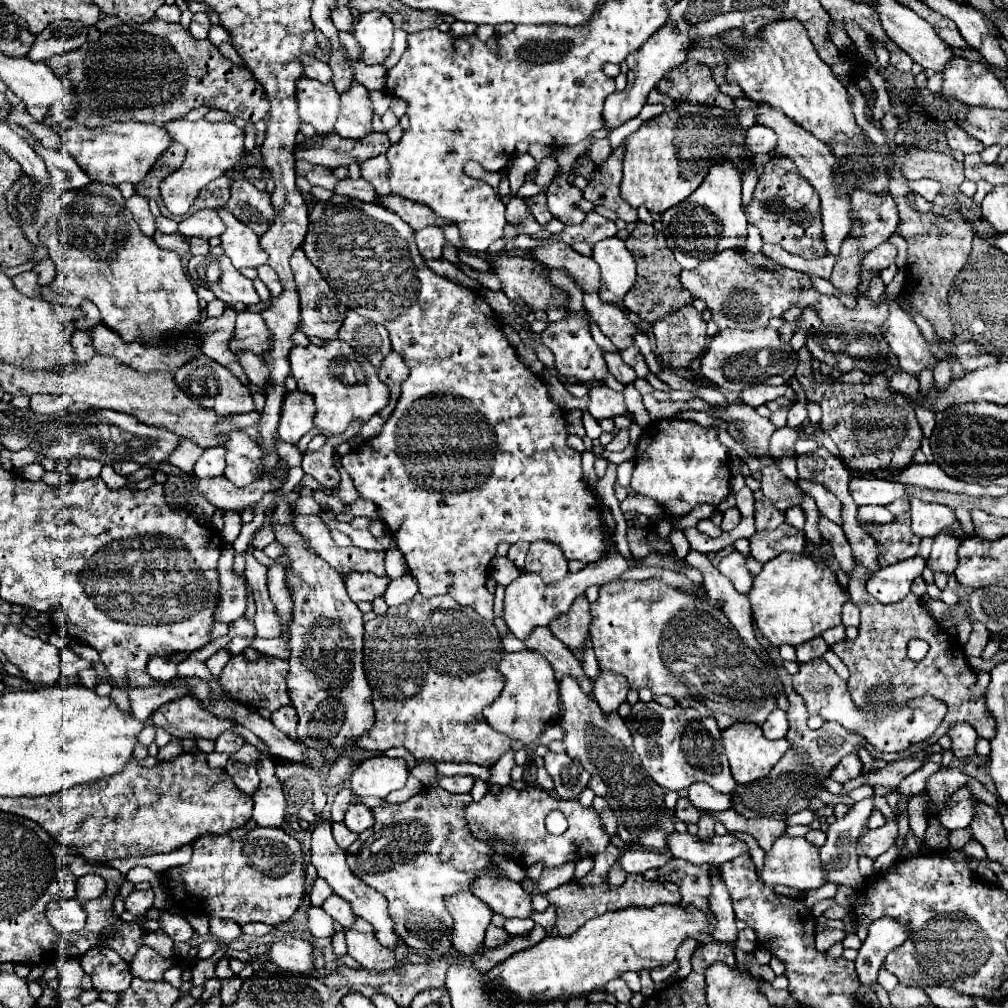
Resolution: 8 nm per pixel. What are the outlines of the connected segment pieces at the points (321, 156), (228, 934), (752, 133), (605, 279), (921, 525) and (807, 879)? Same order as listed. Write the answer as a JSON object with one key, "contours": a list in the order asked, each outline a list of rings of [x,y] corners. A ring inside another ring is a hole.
{"contours":[[[[382,133],[366,135],[364,141],[344,139],[340,135],[314,135],[310,141],[296,147],[294,157],[304,159],[316,165],[326,165],[330,169],[338,165],[350,165],[350,163],[364,163],[366,159],[372,159],[380,153],[386,153],[390,147],[390,141]]],[[[210,919],[210,933],[218,941],[230,943],[242,933],[242,927],[238,923],[232,923],[230,919]]],[[[754,125],[748,129],[748,145],[750,151],[756,153],[768,153],[772,149],[776,149],[776,133],[764,125]]],[[[610,237],[598,241],[594,245],[592,259],[600,265],[602,285],[600,285],[600,299],[604,303],[618,303],[624,299],[628,289],[634,285],[636,279],[636,263],[626,249],[624,241],[618,237]]],[[[912,499],[910,507],[912,507],[912,533],[918,535],[920,539],[936,537],[940,531],[948,531],[950,535],[956,535],[956,539],[960,541],[970,537],[960,527],[950,507],[936,503],[922,503],[920,499]]],[[[788,835],[778,837],[774,841],[772,849],[766,853],[764,869],[762,869],[762,881],[770,887],[786,885],[786,887],[796,887],[800,891],[822,887],[826,883],[826,879],[824,879],[824,867],[820,863],[818,847],[808,843],[804,837],[788,837]]]]}

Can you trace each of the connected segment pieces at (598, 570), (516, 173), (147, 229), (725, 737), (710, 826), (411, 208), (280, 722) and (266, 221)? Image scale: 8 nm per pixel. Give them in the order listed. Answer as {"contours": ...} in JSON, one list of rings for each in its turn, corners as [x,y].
{"contours":[[[[612,543],[612,551],[610,551],[608,557],[604,557],[604,559],[600,559],[596,563],[586,565],[578,573],[570,573],[566,579],[562,579],[556,585],[544,585],[542,579],[540,579],[540,575],[524,573],[524,575],[520,575],[518,579],[514,579],[506,587],[506,597],[504,597],[504,611],[506,611],[506,615],[504,615],[504,621],[508,623],[512,635],[518,637],[520,641],[524,641],[524,639],[528,639],[528,635],[532,633],[534,627],[548,627],[550,621],[556,619],[556,615],[562,615],[564,611],[568,611],[570,605],[572,605],[572,601],[576,597],[584,595],[584,591],[590,585],[602,587],[604,583],[618,579],[626,569],[628,569],[628,561],[616,551],[616,547]]],[[[514,153],[514,159],[508,167],[508,181],[512,187],[512,195],[524,185],[524,177],[528,171],[532,171],[536,167],[536,161],[530,153]]],[[[134,195],[126,201],[126,205],[128,205],[130,213],[134,215],[136,223],[140,225],[140,229],[144,231],[144,235],[152,237],[156,233],[156,225],[154,225],[154,215],[148,209],[148,199],[142,195]]],[[[736,723],[734,727],[728,727],[722,731],[722,741],[732,775],[738,783],[750,783],[766,777],[790,747],[786,739],[766,739],[762,729],[754,723]]],[[[704,815],[704,817],[700,817],[700,823],[698,823],[698,839],[706,841],[710,837],[714,837],[714,819]]],[[[400,195],[380,197],[380,205],[394,211],[396,215],[400,215],[414,231],[420,231],[430,225],[444,227],[444,225],[452,223],[448,219],[440,219],[440,215],[436,215],[434,211],[428,211],[428,207],[424,207],[424,203],[412,203],[410,199],[400,199]]],[[[286,705],[286,707],[280,707],[278,711],[272,713],[270,721],[274,723],[276,729],[280,729],[284,735],[288,735],[292,741],[298,741],[298,735],[296,735],[296,725],[298,725],[298,717],[296,717],[296,711],[292,705]]],[[[234,179],[230,199],[224,205],[238,221],[252,227],[256,235],[264,235],[274,223],[274,207],[266,191],[256,189],[248,179]]]]}

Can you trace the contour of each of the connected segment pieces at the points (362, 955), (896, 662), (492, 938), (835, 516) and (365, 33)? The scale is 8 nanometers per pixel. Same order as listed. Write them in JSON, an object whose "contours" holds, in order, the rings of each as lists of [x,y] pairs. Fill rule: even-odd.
{"contours":[[[[356,919],[352,929],[346,929],[346,941],[348,953],[360,963],[362,969],[384,973],[394,967],[394,953],[376,941],[370,923]]],[[[854,563],[850,571],[848,581],[848,593],[852,597],[852,603],[860,609],[860,633],[854,641],[840,641],[830,647],[832,653],[836,653],[844,665],[850,669],[848,689],[852,691],[854,701],[878,701],[882,705],[894,703],[896,707],[908,703],[910,699],[932,695],[946,703],[946,717],[932,735],[932,743],[944,735],[954,723],[968,723],[976,729],[976,733],[984,739],[994,737],[994,723],[988,719],[988,711],[984,707],[984,697],[970,699],[970,685],[976,681],[976,673],[970,669],[962,645],[950,635],[946,641],[946,631],[940,627],[940,623],[926,613],[922,607],[922,599],[914,593],[906,595],[896,605],[882,605],[878,603],[868,591],[868,569]],[[920,637],[930,643],[930,651],[922,661],[912,661],[906,655],[908,641]],[[876,687],[876,689],[868,689]]],[[[490,925],[488,931],[486,931],[484,947],[486,947],[486,949],[494,949],[494,947],[500,947],[500,945],[508,943],[508,939],[510,939],[510,935],[508,935],[506,929],[498,929],[498,927]]],[[[798,477],[798,485],[802,487],[802,491],[806,491],[818,505],[818,511],[822,515],[826,515],[828,519],[832,519],[836,525],[842,525],[842,505],[838,501],[838,497],[834,493],[830,493],[824,485],[820,483],[812,483],[812,481],[806,481],[806,479],[800,479]]],[[[378,11],[362,13],[354,25],[354,37],[362,47],[362,61],[366,65],[382,63],[392,47],[394,25],[388,15],[378,15]]]]}

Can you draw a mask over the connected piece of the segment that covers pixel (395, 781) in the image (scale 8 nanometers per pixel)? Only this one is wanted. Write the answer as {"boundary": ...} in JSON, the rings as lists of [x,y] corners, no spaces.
{"boundary":[[[386,755],[366,759],[350,775],[352,793],[360,797],[380,797],[384,799],[390,791],[402,789],[408,779],[408,769],[404,759],[390,759]]]}

